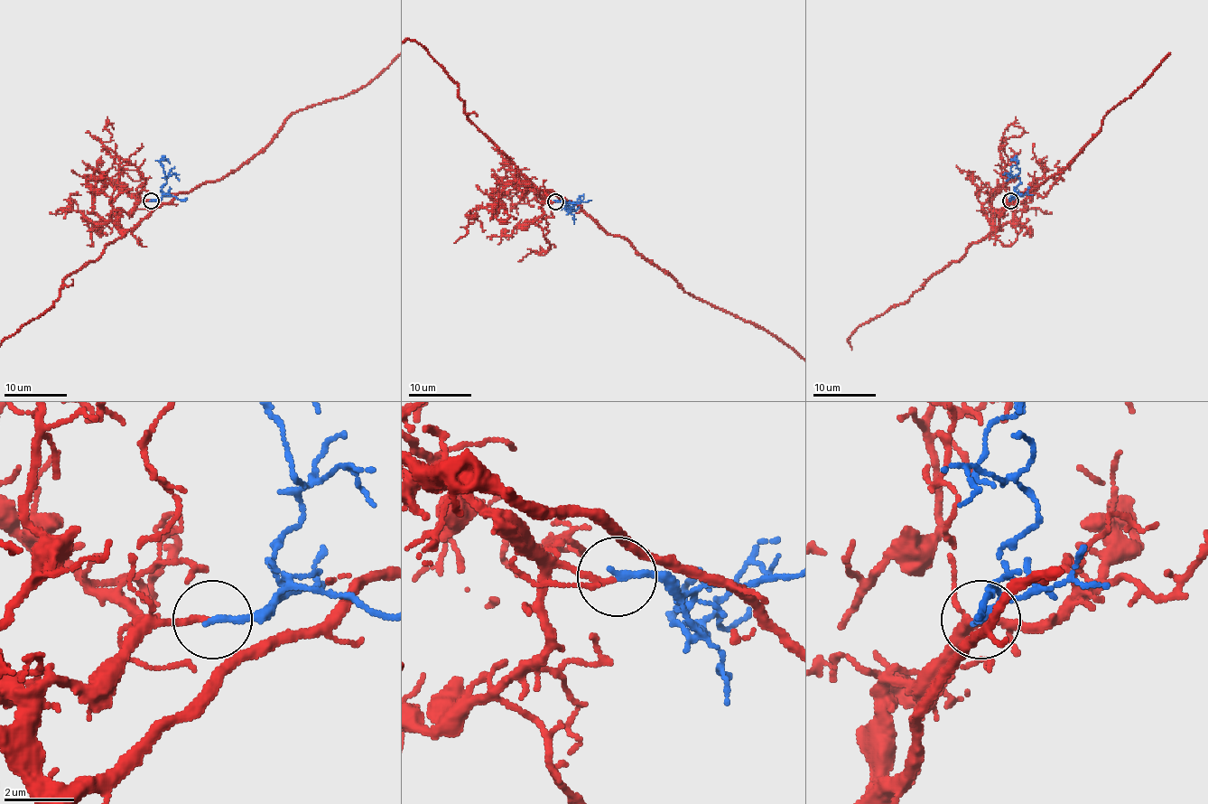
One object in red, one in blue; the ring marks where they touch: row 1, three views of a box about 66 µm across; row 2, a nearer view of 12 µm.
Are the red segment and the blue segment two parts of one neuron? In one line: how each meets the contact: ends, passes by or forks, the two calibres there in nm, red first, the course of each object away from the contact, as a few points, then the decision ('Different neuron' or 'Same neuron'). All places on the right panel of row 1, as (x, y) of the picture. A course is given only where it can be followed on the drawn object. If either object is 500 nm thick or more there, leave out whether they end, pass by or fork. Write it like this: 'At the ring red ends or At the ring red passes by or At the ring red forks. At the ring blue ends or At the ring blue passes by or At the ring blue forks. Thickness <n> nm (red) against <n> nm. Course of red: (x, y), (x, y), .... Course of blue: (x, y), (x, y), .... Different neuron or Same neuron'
At the ring red ends. At the ring blue ends. Thickness 170 nm (red) against 220 nm. Course of blue: (1010, 200), (1020, 182), (1016, 176), (1009, 174), (1016, 160), (1017, 163). Same neuron

